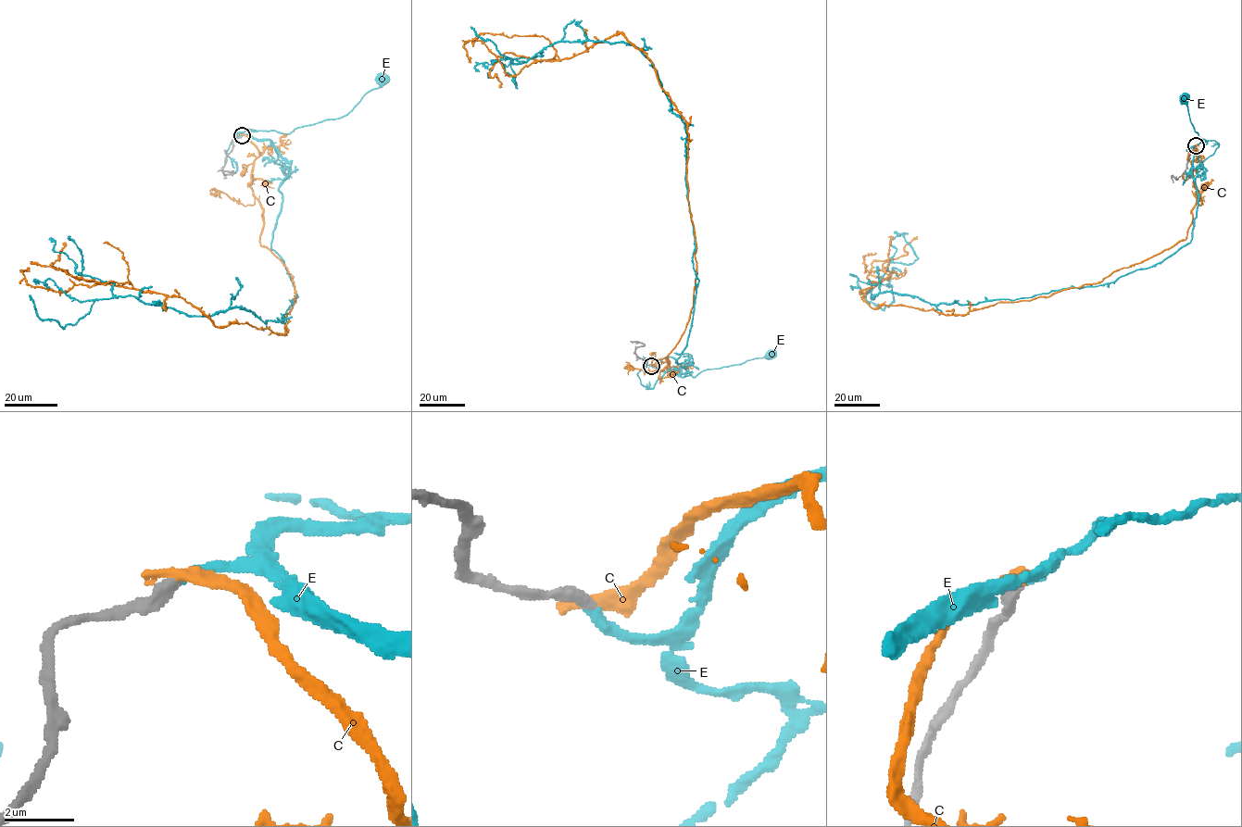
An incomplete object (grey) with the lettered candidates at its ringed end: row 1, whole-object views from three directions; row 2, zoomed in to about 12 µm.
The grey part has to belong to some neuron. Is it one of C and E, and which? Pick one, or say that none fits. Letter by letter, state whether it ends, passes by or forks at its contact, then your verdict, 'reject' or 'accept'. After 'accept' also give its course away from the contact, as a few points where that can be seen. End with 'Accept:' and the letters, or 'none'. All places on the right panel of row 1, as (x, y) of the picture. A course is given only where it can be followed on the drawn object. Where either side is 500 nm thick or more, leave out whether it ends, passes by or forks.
C: it ends | reject
E: it ends | accept | via (1195, 145), (1207, 143), (1196, 132), (1187, 107), (1182, 100), (1184, 98)
Accept: E

